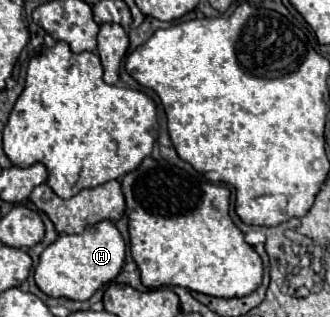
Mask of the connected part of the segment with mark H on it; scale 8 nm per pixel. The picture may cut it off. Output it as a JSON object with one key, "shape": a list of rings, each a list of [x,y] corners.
{"shape":[[[100,221],[96,227],[86,227],[80,235],[60,235],[40,255],[34,271],[36,285],[50,297],[68,297],[76,301],[90,299],[102,285],[110,283],[124,265],[126,243],[112,221]]]}

